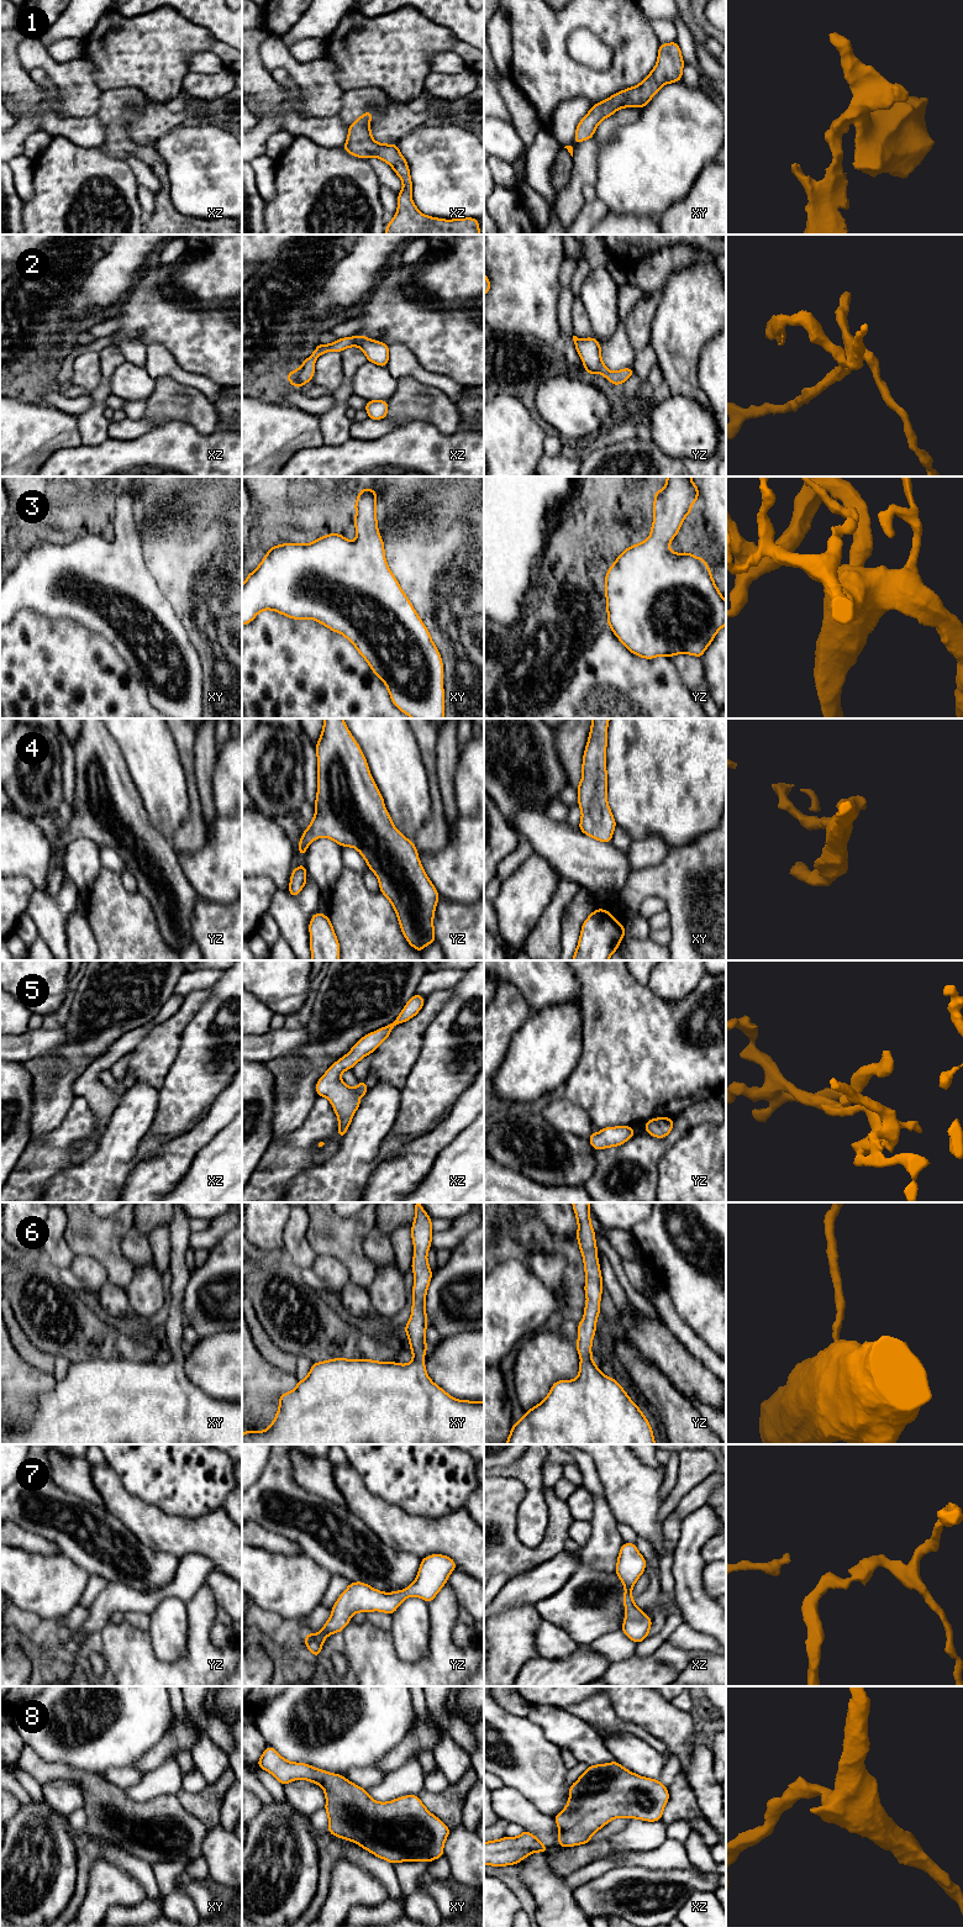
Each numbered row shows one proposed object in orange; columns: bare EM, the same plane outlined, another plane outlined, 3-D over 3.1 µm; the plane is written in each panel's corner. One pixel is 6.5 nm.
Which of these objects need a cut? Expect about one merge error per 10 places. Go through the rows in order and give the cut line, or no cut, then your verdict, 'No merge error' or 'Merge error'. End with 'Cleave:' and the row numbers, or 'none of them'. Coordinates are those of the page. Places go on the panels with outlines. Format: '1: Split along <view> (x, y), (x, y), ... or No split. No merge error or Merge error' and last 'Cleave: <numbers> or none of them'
1: No split. No merge error
2: No split. No merge error
3: No split. No merge error
4: No split. No merge error
5: No split. No merge error
6: No split. No merge error
7: No split. No merge error
8: No split. No merge error
Cleave: none of them

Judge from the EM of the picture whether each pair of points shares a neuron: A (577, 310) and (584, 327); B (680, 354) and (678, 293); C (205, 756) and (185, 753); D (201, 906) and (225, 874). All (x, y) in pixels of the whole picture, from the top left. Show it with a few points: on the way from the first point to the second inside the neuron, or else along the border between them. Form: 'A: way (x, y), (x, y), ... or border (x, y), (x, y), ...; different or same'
A: way (578, 314), (580, 324); same
B: way (680, 340), (680, 307); same
C: border (196, 731), (193, 746), (195, 783); different
D: border (198, 895), (210, 901), (229, 904); different

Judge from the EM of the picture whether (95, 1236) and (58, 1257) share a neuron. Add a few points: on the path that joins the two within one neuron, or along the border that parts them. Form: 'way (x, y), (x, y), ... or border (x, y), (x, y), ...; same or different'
border (67, 1221), (64, 1240), (73, 1254), (70, 1267); different

